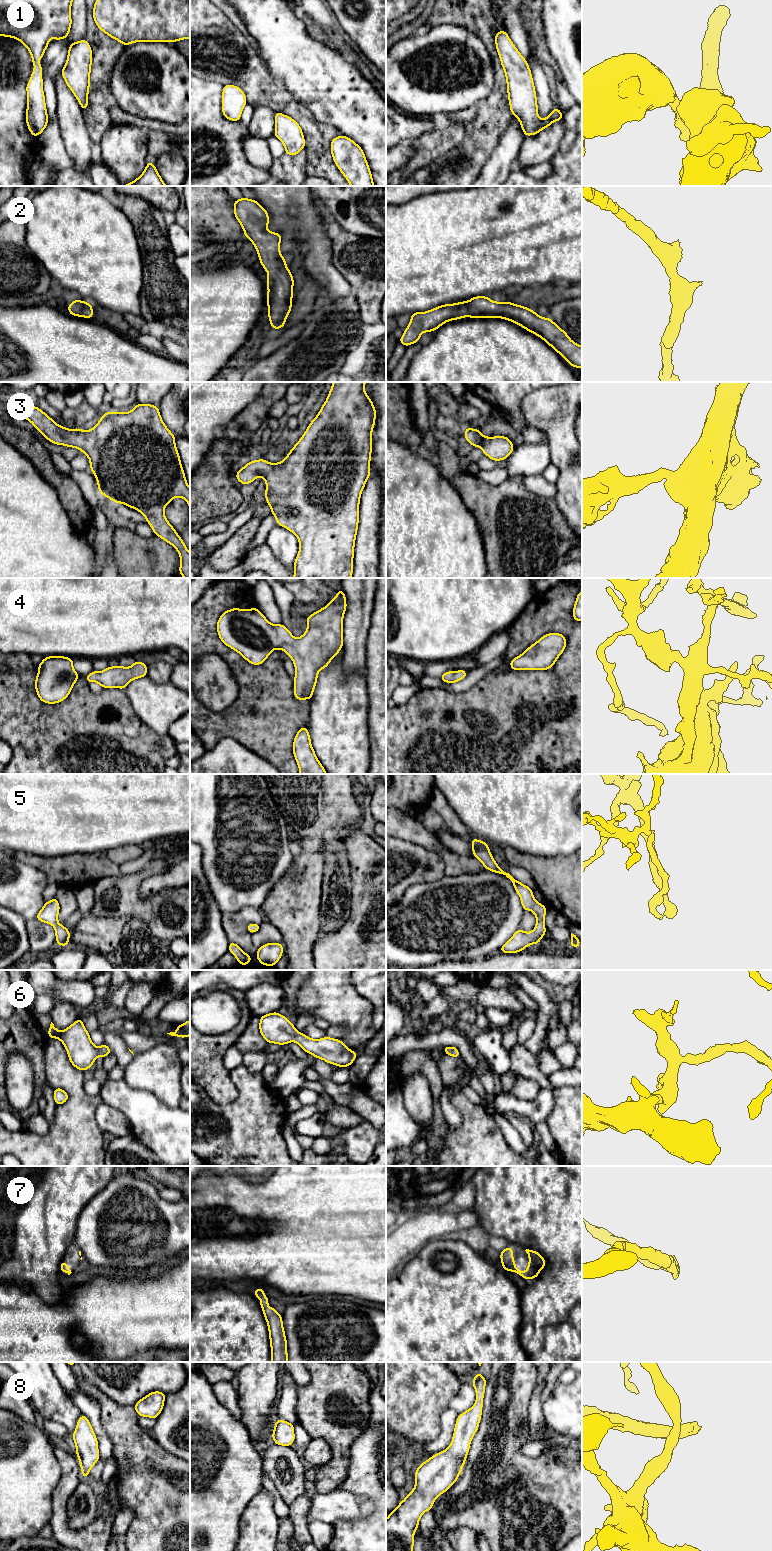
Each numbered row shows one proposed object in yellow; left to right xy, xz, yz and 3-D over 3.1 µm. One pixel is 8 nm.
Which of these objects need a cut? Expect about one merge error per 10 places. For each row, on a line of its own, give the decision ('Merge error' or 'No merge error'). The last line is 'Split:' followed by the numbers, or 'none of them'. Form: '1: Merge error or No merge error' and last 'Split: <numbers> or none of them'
1: No merge error
2: No merge error
3: No merge error
4: No merge error
5: No merge error
6: No merge error
7: No merge error
8: No merge error
Split: none of them

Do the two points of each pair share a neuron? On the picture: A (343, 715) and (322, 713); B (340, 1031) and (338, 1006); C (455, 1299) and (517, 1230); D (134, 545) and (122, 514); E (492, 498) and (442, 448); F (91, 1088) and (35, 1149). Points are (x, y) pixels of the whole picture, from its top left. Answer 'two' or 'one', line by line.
A: one
B: two
C: two
D: two
E: one
F: two

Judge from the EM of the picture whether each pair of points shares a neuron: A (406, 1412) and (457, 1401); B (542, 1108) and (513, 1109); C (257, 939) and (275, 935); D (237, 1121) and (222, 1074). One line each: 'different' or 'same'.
A: different
B: same
C: same
D: different

